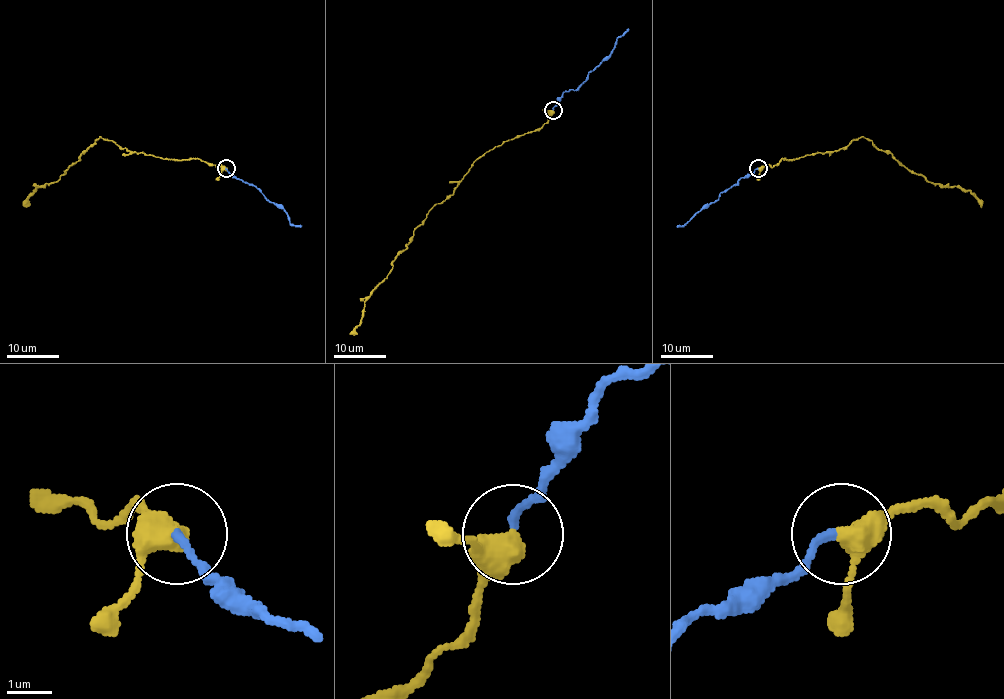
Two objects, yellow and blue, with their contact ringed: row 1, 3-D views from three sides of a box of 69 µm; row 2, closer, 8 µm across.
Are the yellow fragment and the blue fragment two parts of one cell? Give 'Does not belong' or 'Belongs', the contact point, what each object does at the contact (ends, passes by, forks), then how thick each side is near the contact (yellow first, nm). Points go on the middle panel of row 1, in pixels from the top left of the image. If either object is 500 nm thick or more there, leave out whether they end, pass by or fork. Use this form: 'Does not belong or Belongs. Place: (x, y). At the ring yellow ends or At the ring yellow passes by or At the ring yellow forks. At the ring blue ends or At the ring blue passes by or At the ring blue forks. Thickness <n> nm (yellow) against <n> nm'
Belongs. Place: (553, 110). At the ring yellow passes by. At the ring blue ends. Thickness 400 nm (yellow) against 160 nm

